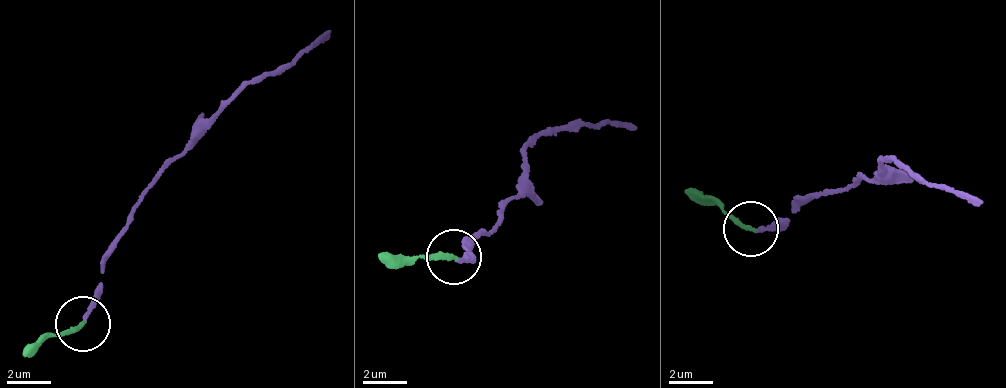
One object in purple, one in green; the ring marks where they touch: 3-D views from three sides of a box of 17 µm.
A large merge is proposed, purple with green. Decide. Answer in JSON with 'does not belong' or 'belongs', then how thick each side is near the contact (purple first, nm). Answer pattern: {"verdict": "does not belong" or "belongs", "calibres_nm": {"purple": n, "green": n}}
{"verdict": "does not belong", "calibres_nm": {"purple": 140, "green": 240}}

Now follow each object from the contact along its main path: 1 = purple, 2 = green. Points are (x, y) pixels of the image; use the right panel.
1: (753, 230), (873, 179), (883, 160), (917, 182), (982, 202)
2: (749, 227), (705, 194), (683, 191)

